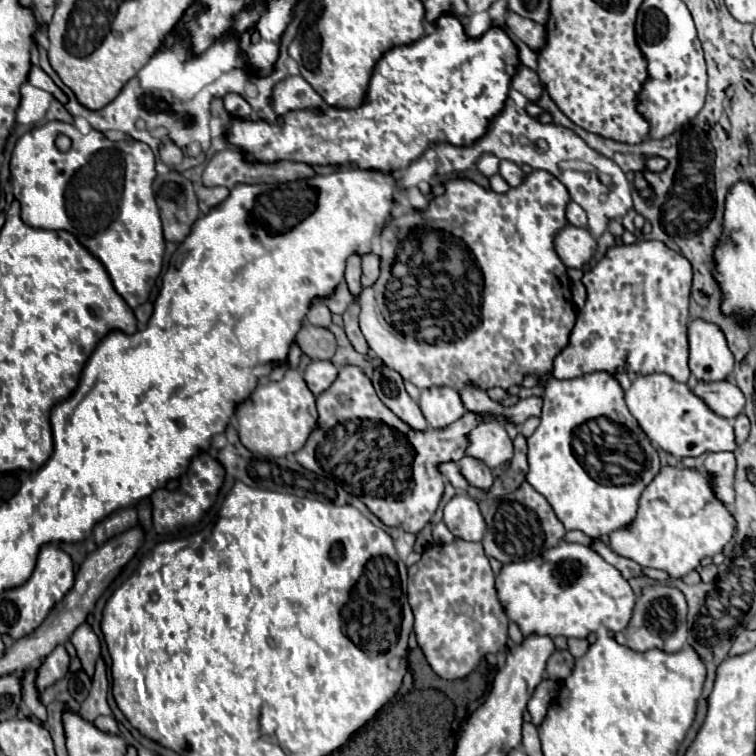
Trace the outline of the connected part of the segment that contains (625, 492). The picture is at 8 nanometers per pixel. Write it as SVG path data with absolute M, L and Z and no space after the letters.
M589 373L575 379L551 379L543 395L541 423L527 439L527 483L539 491L555 511L567 531L577 529L589 537L609 535L629 525L637 513L637 501L643 489L659 473L659 457L639 423L631 417L621 385L609 373Z

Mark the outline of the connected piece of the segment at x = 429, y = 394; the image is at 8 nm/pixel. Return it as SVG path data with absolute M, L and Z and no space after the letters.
M429 387L421 391L419 407L433 429L443 429L467 413L459 393L451 387Z

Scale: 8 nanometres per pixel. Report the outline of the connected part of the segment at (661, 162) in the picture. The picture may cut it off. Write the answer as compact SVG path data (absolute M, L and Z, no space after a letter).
M649 157L645 163L645 171L651 171L651 173L663 173L665 169L667 169L667 159L663 157Z

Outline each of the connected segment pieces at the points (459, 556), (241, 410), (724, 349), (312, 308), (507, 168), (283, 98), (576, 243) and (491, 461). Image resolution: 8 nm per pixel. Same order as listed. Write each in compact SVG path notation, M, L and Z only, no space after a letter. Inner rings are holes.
M455 539L449 545L429 545L421 559L409 567L407 601L415 613L413 633L427 663L441 679L463 679L487 653L499 653L507 641L507 615L497 599L495 575L479 541Z
M289 369L281 381L257 385L257 389L235 407L235 417L239 421L239 439L251 453L263 457L293 455L305 445L311 429L317 425L315 395L307 389L303 375L297 369Z
M705 319L689 323L689 369L699 381L721 381L733 371L733 353L715 323Z
M315 297L309 305L309 313L307 313L307 321L319 327L329 327L331 325L331 311L327 309L325 301Z
M501 161L501 163L499 163L499 175L501 175L511 187L515 187L515 185L519 185L519 181L523 181L523 171L521 171L521 167L517 167L517 165L511 163L511 161Z
M301 75L279 81L271 97L273 97L273 109L277 115L285 115L287 111L293 111L293 109L321 107L323 103L319 93Z
M565 225L555 235L555 251L567 267L583 267L595 255L597 243L587 229Z
M487 421L477 425L469 433L467 455L481 459L489 467L499 467L509 463L513 457L513 443L505 431L505 425L499 421Z

